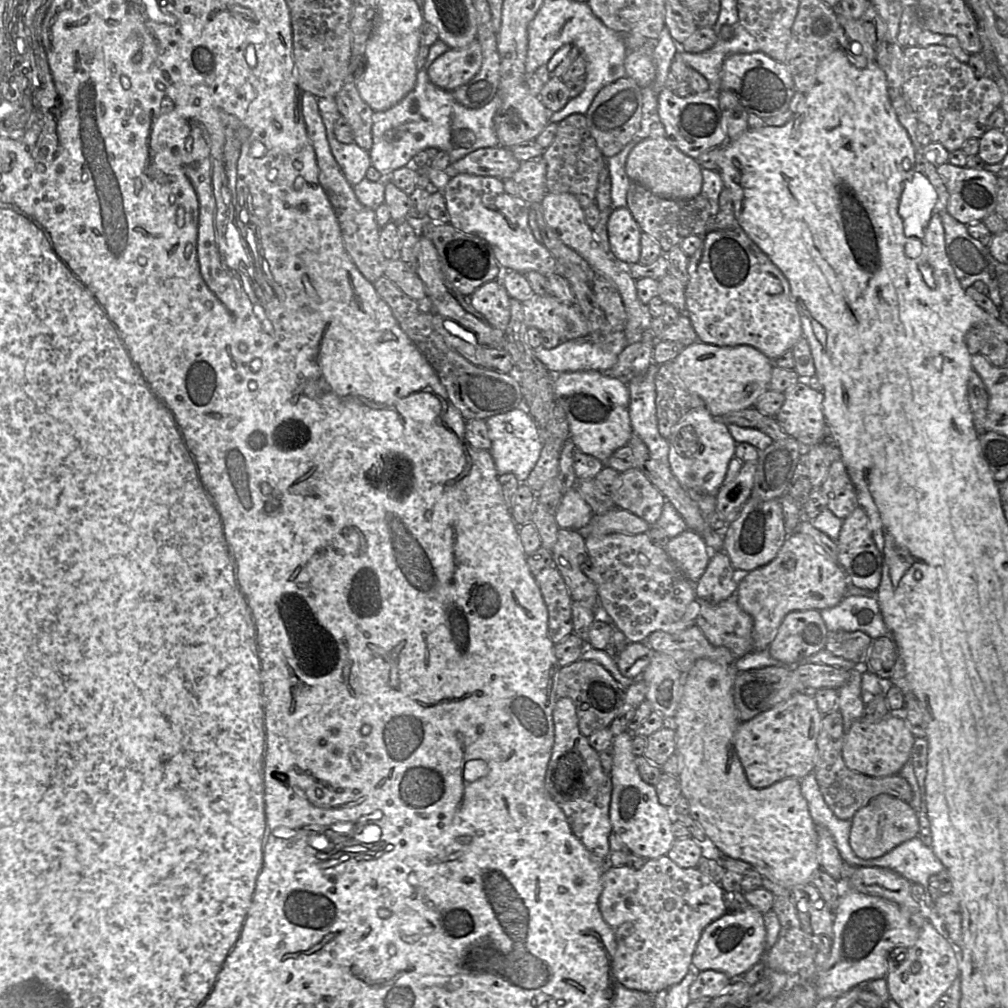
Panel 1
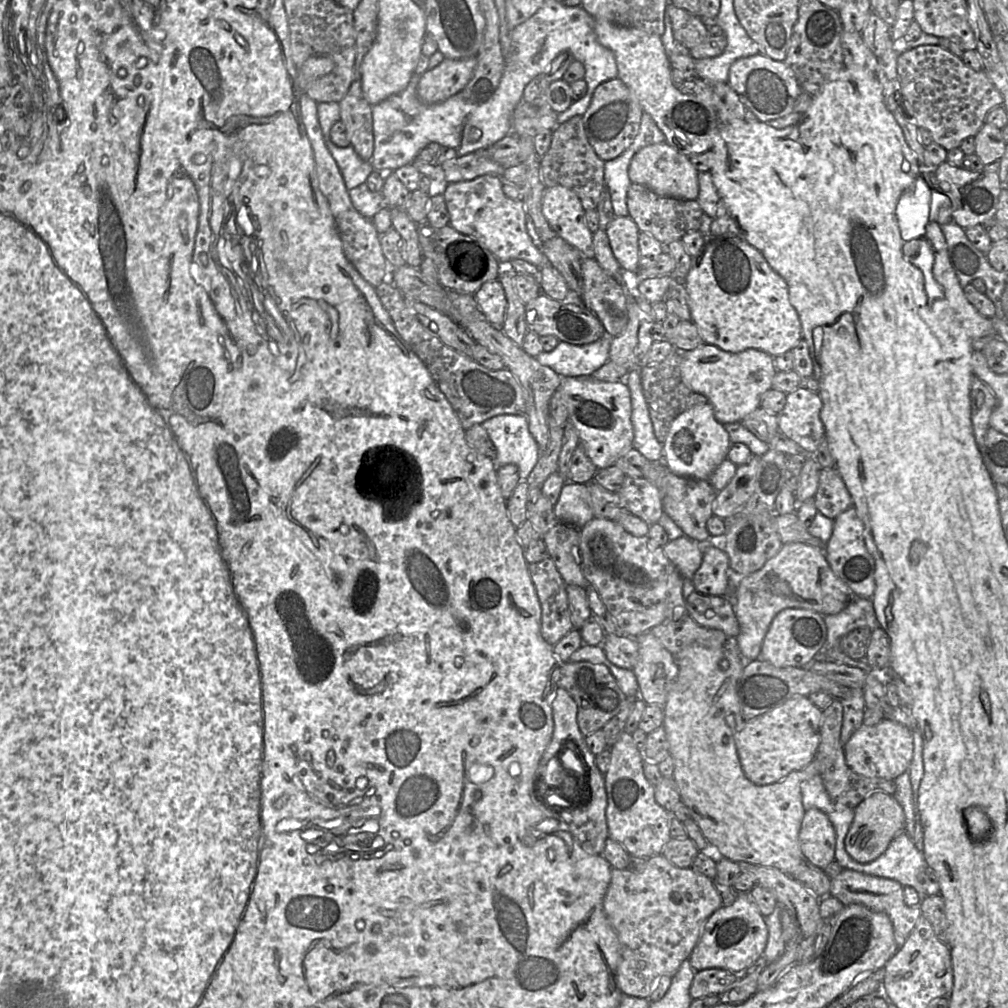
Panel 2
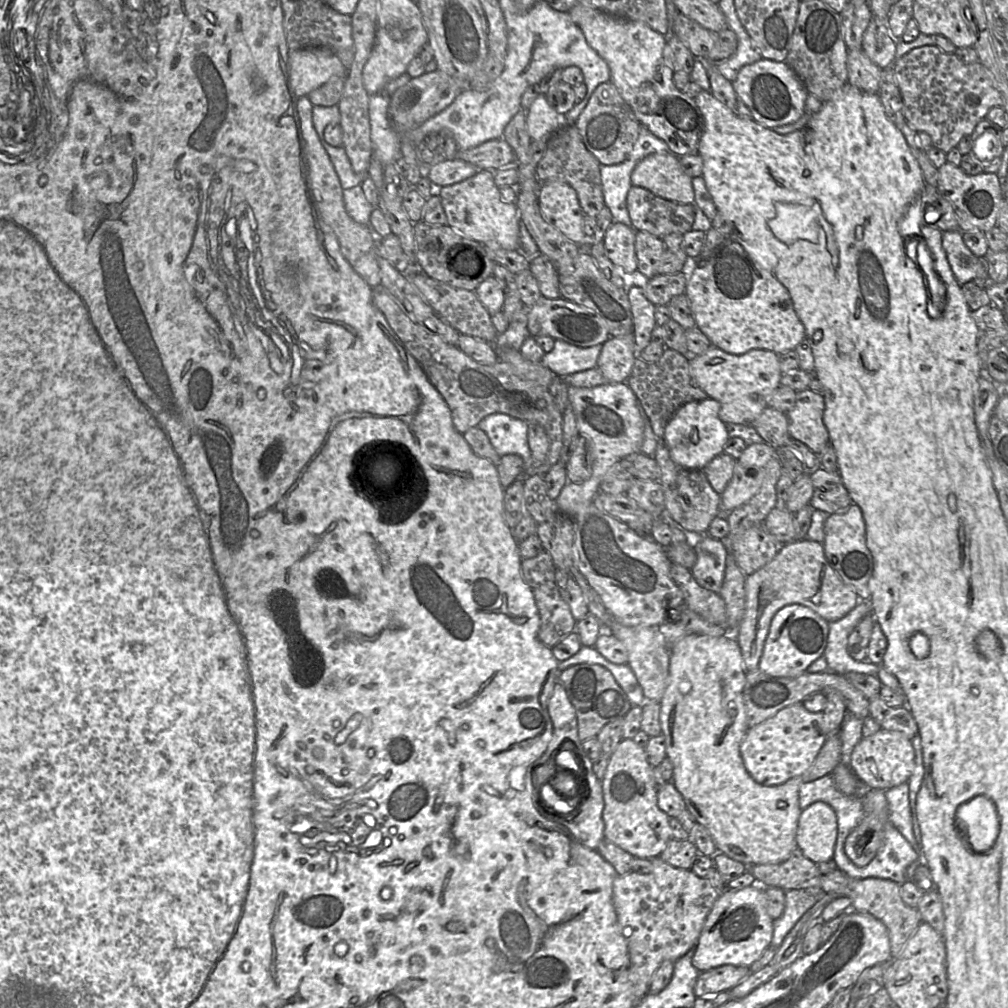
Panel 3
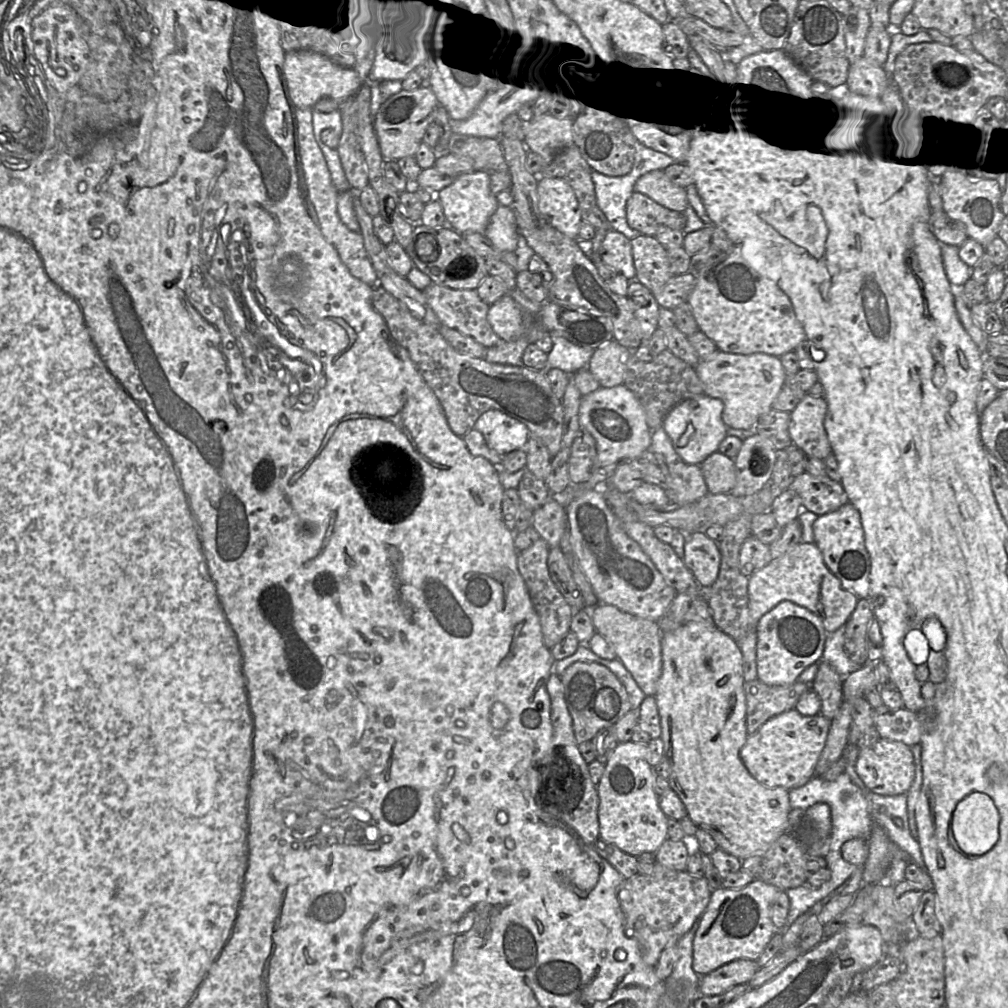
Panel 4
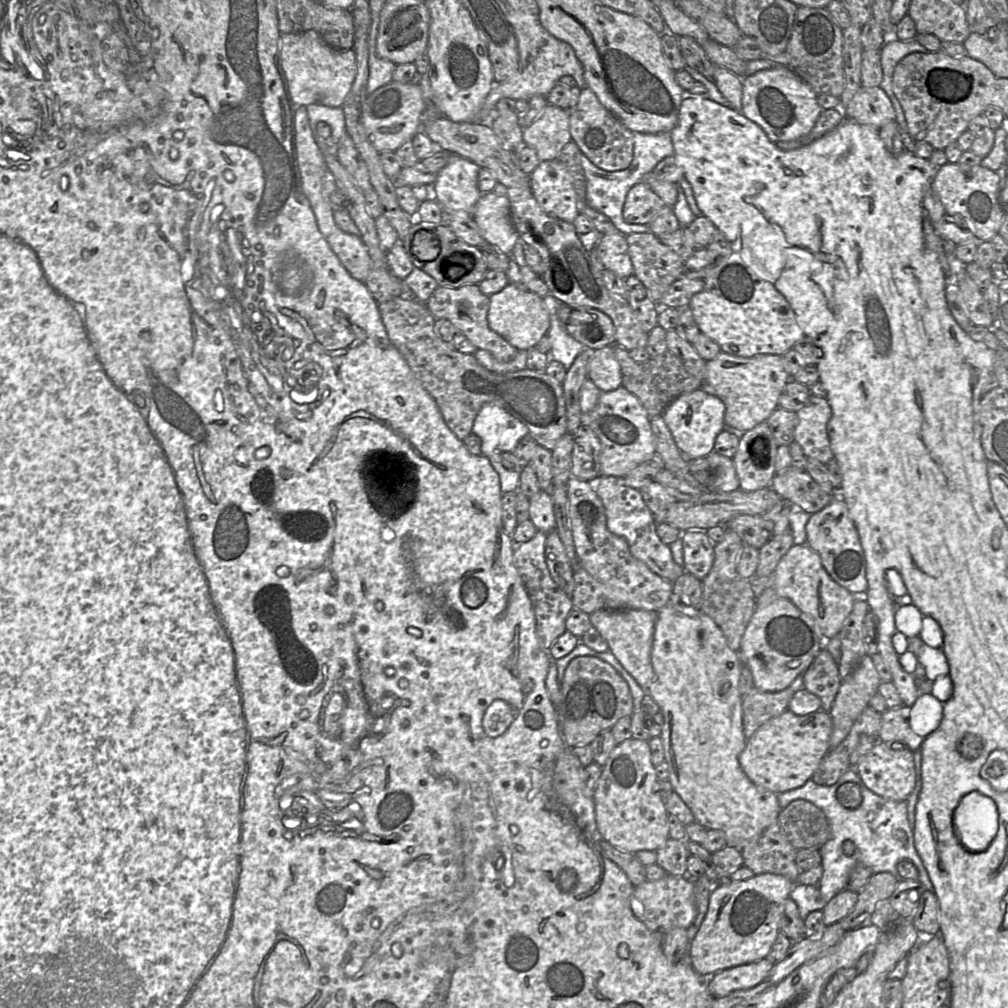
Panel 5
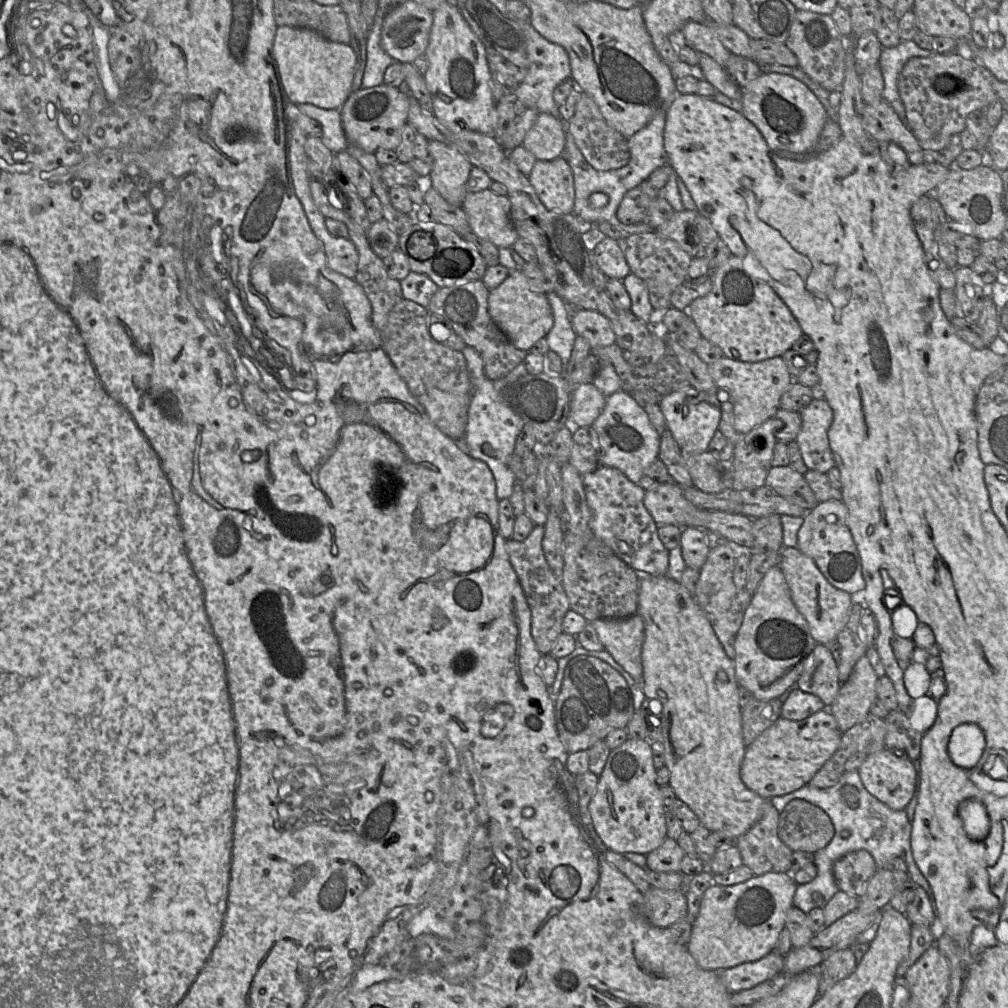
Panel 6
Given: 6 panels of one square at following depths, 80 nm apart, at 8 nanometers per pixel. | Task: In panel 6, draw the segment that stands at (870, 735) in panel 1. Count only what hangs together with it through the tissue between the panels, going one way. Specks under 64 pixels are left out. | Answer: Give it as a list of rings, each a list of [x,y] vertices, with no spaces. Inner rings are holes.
[[[884,748],[866,757],[858,768],[866,790],[892,810],[904,810],[918,785],[918,768],[914,761],[899,751]]]

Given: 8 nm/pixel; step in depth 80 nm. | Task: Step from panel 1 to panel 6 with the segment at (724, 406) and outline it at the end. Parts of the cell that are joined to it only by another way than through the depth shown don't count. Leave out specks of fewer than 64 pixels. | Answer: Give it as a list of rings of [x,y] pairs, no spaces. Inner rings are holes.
[[[722,356],[709,366],[709,371],[719,391],[726,392],[733,405],[734,428],[747,434],[772,418],[780,409],[780,399],[794,378],[780,356],[758,362],[742,362]]]

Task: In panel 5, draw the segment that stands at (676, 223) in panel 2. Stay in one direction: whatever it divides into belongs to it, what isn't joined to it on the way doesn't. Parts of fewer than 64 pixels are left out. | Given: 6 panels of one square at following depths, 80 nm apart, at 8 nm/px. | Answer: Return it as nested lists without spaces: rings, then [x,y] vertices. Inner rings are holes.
[[[645,182],[634,185],[627,193],[623,218],[629,224],[649,225],[660,214],[665,202]]]

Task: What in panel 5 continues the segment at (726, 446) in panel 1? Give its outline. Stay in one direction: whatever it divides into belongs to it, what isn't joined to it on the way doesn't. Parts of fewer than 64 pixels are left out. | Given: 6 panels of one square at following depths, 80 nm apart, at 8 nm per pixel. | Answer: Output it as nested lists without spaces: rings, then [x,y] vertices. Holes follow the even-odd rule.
[[[703,389],[682,394],[663,411],[663,419],[670,430],[678,449],[687,459],[706,457],[713,451],[716,437],[725,429],[725,404]]]

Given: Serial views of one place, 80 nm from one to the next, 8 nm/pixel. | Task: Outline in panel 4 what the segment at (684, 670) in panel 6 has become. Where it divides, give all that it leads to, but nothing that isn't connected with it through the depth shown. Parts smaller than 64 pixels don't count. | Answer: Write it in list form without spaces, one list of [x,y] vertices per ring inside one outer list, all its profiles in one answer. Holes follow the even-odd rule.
[[[690,621],[674,631],[662,633],[661,635],[662,650],[662,674],[657,684],[655,700],[657,703],[661,739],[663,741],[664,759],[667,759],[671,766],[671,773],[668,778],[672,790],[679,796],[687,814],[692,822],[705,831],[707,831],[716,841],[718,848],[721,848],[728,854],[731,854],[740,860],[757,856],[765,853],[772,844],[784,833],[789,831],[789,813],[792,810],[789,801],[789,790],[783,787],[768,788],[760,784],[748,772],[740,758],[740,750],[745,744],[748,733],[746,728],[746,699],[742,669],[742,655],[738,643],[730,636],[715,626],[713,621]]]

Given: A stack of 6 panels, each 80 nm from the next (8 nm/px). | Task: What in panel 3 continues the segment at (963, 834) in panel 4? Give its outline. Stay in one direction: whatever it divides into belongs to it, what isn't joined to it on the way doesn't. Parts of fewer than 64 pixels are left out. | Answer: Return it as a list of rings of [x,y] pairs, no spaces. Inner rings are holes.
[[[978,795],[961,804],[956,811],[959,832],[970,849],[984,853],[991,849],[999,835],[999,815],[994,802]]]

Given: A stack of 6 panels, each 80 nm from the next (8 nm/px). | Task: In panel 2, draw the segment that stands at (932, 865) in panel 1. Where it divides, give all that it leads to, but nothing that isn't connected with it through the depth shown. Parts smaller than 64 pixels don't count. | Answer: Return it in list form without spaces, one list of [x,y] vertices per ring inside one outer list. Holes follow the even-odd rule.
[[[906,832],[899,833],[886,851],[867,864],[860,863],[861,873],[893,879],[903,887],[912,886],[923,895],[923,872],[927,864],[922,851],[918,850]]]

